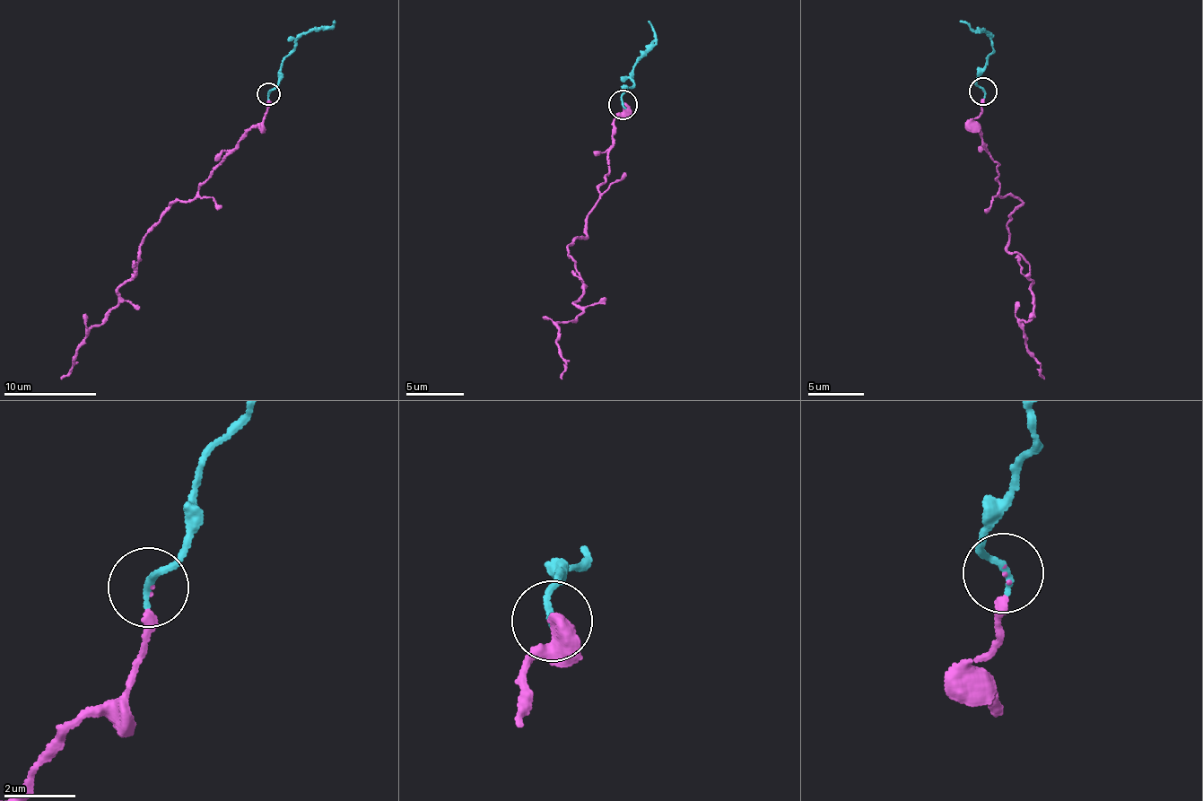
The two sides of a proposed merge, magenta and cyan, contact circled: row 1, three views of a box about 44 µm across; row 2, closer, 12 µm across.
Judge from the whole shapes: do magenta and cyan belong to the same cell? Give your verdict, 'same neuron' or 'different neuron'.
same neuron

